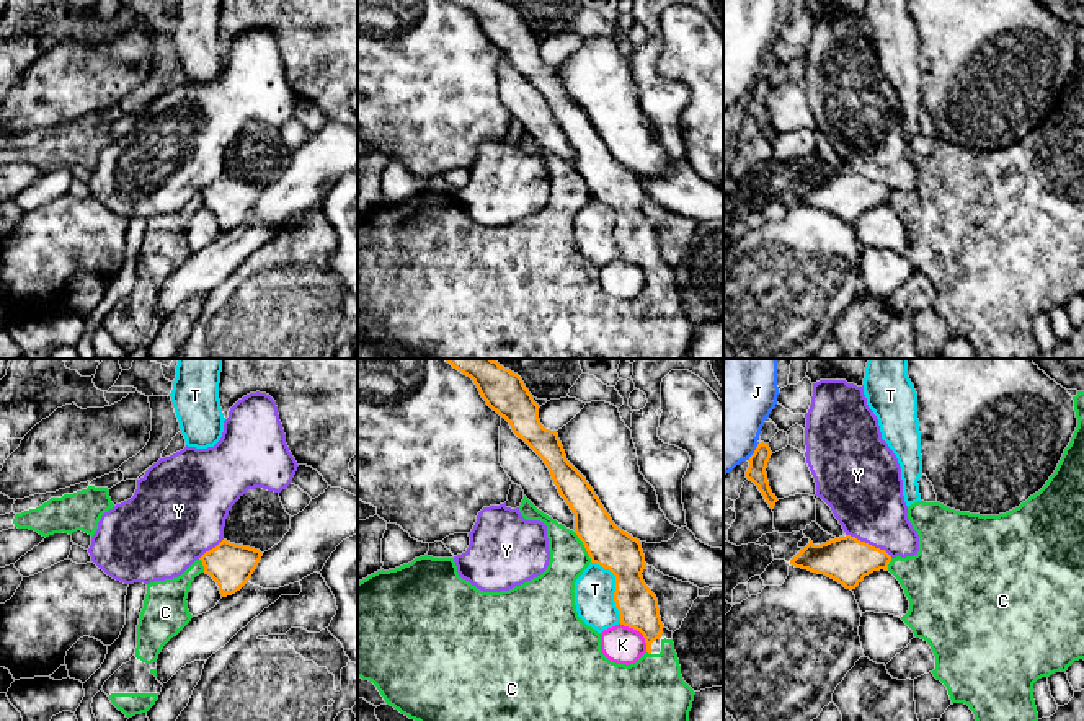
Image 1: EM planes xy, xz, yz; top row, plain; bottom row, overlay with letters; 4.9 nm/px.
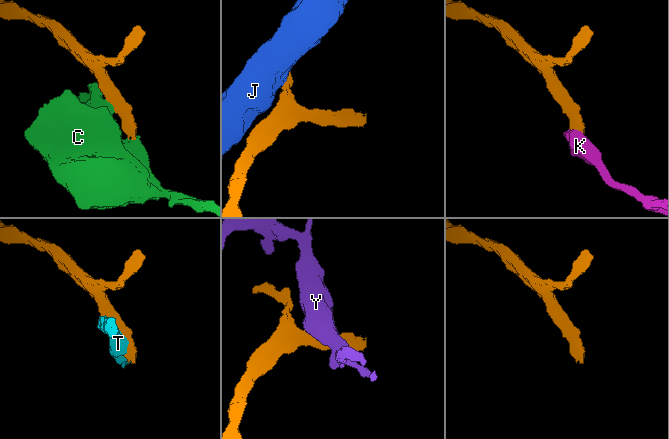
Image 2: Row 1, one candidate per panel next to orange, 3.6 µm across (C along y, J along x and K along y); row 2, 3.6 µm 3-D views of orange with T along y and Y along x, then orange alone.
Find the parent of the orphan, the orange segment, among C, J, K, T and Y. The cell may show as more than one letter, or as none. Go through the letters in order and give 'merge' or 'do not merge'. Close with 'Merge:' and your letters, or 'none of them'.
C: merge
J: do not merge
K: do not merge
T: do not merge
Y: do not merge
Merge: C

